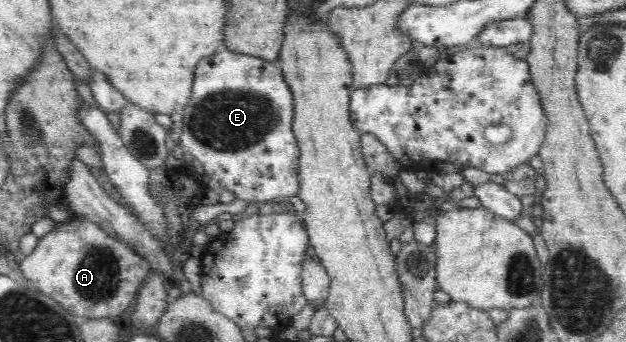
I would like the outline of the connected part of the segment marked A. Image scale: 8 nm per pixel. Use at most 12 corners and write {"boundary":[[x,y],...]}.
{"boundary":[[75,215],[19,269],[87,320],[119,318],[152,273]]}

